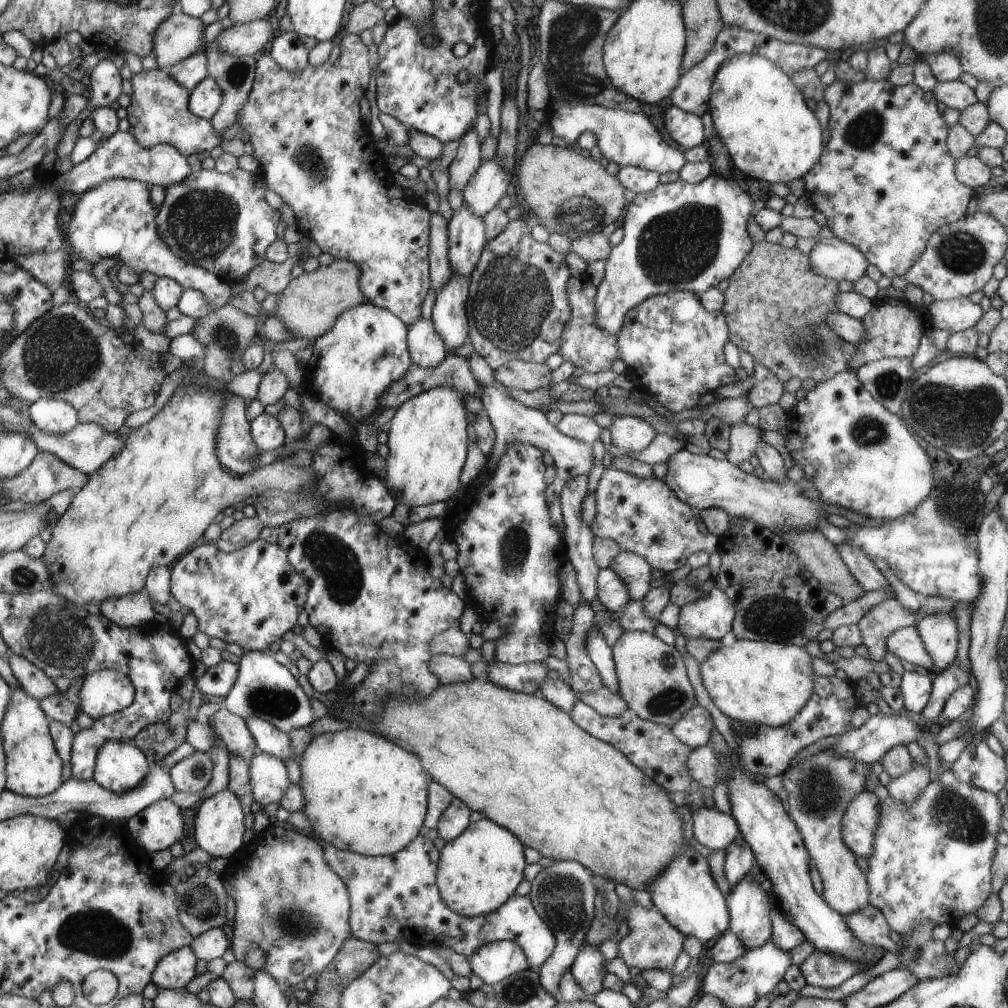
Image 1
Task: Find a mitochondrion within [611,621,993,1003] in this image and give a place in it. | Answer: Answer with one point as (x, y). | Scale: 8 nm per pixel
(959, 818)

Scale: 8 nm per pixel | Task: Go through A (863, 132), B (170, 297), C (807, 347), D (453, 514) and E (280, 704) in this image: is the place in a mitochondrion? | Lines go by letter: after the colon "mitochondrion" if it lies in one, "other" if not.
A: mitochondrion
B: other
C: mitochondrion
D: other
E: mitochondrion

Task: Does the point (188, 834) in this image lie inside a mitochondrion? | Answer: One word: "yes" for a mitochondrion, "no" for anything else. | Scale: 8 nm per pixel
no

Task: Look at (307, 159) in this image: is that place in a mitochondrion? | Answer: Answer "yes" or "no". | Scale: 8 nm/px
yes

